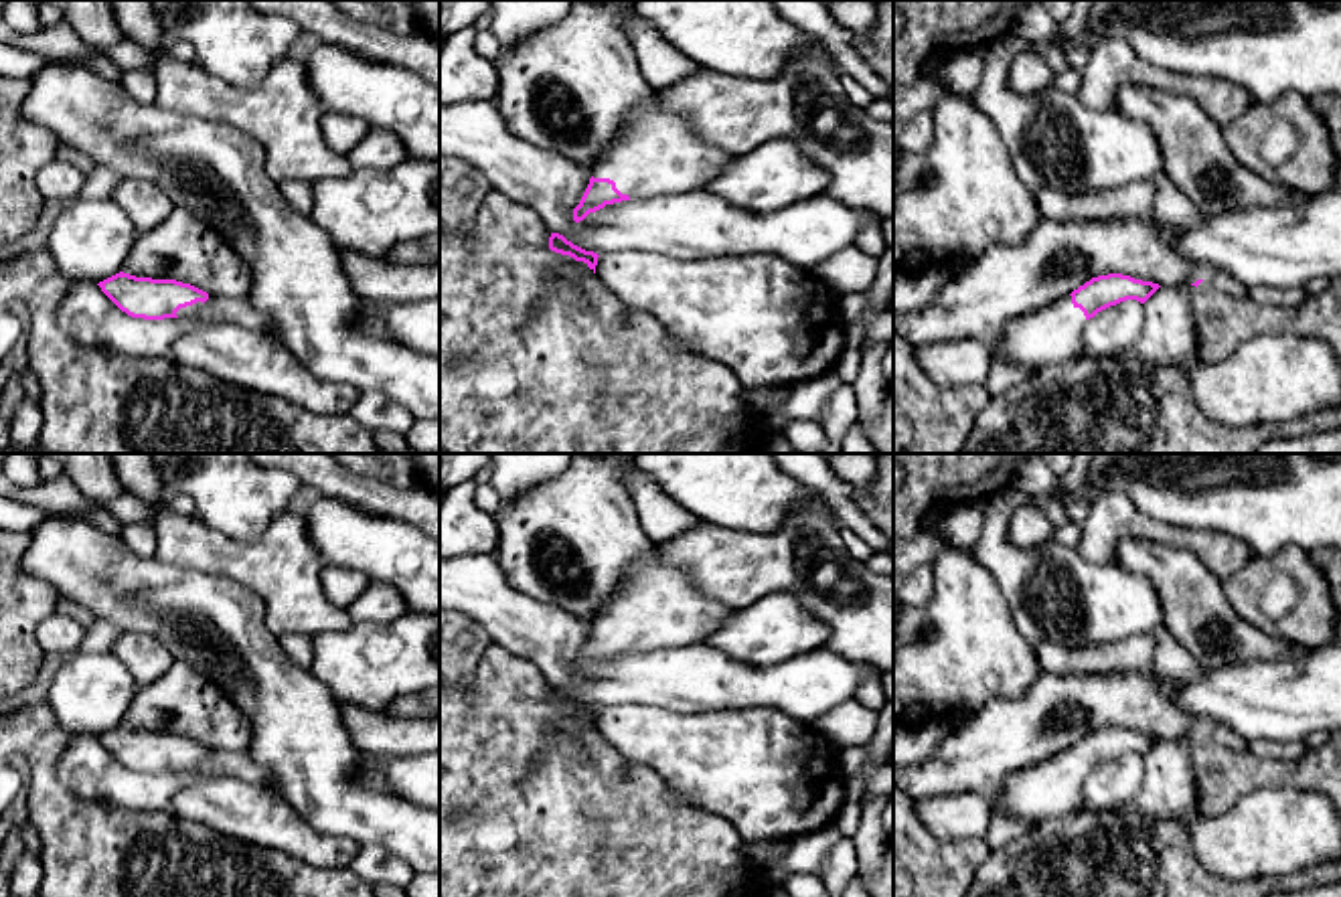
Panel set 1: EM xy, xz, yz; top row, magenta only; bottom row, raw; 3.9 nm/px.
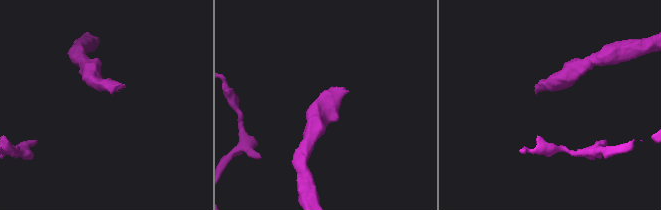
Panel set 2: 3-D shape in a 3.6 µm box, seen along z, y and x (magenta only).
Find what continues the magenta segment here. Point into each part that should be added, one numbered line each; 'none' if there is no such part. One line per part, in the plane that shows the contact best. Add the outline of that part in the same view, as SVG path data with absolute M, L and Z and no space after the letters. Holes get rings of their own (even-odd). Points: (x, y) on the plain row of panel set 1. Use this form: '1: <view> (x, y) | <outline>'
1: xz (657, 606) | M658 545L630 565L622 585L594 616L594 632L610 632L630 652L703 644L731 609L705 595L685 571L666 563Z

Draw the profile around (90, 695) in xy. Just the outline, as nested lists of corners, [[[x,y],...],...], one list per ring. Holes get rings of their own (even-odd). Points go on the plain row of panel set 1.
[[[75,652],[51,680],[47,705],[71,735],[99,737],[122,725],[138,684],[113,654]]]

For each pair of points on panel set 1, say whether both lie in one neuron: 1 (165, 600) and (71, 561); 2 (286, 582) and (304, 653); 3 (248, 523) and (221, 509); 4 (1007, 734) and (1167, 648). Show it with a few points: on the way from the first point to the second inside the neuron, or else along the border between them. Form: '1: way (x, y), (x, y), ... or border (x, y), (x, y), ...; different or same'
1: way (142, 590), (138, 586), (118, 586), (94, 569); same
2: border (310, 636), (282, 634), (278, 638); different
3: way (242, 517), (227, 509); same
4: border (1151, 667), (1165, 679); different

